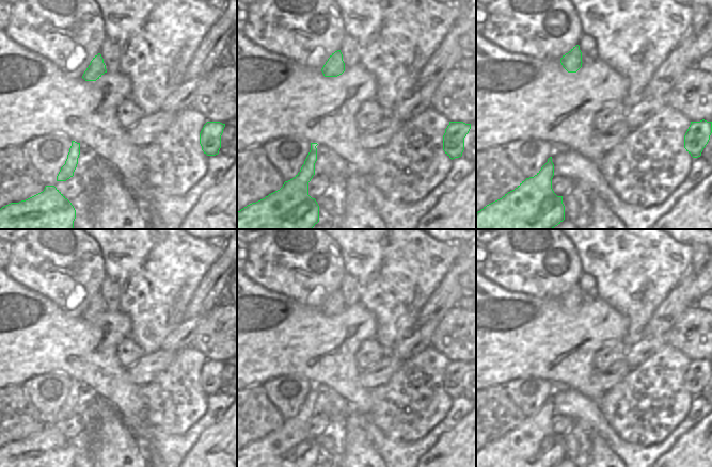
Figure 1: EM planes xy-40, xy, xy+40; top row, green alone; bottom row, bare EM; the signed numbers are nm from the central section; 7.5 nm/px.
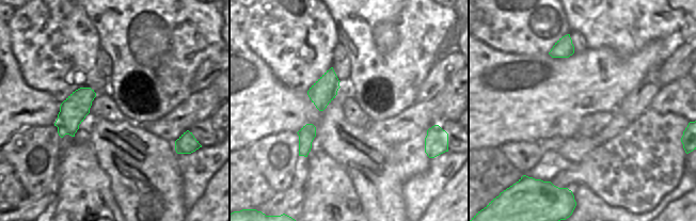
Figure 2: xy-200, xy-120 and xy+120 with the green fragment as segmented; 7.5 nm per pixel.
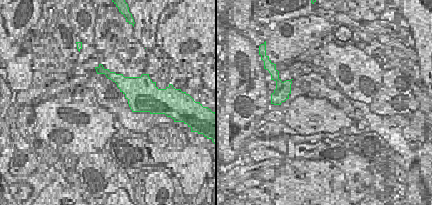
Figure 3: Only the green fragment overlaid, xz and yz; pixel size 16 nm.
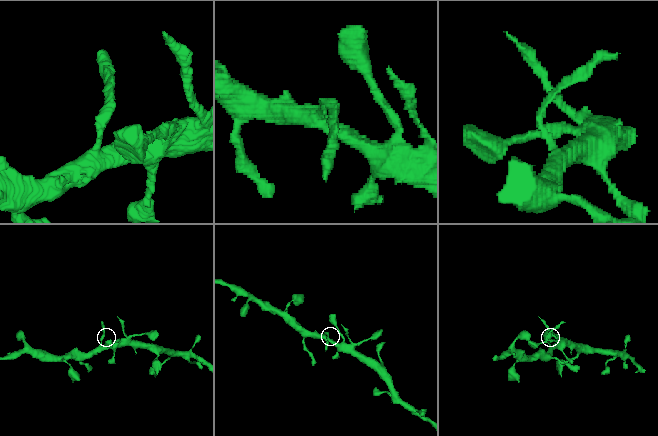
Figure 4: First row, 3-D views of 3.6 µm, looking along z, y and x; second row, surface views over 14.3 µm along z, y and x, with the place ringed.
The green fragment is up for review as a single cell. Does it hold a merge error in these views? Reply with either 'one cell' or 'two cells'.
two cells

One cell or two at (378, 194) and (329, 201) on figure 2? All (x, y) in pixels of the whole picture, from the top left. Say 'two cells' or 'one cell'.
two cells

